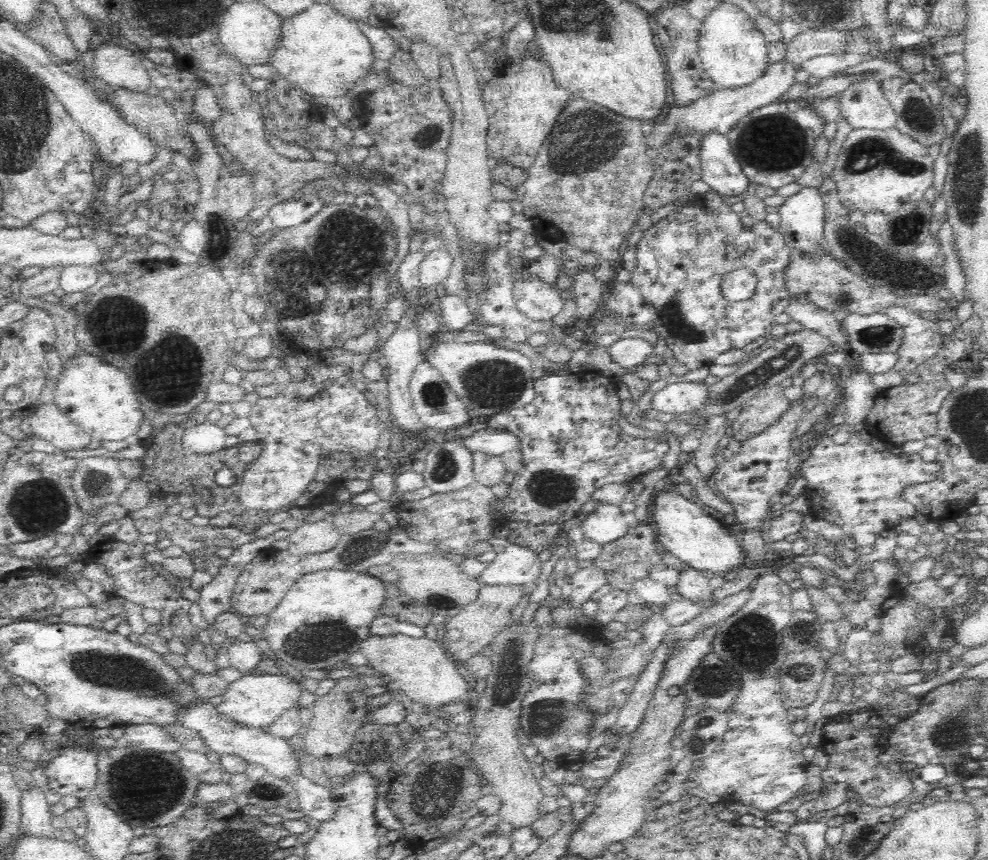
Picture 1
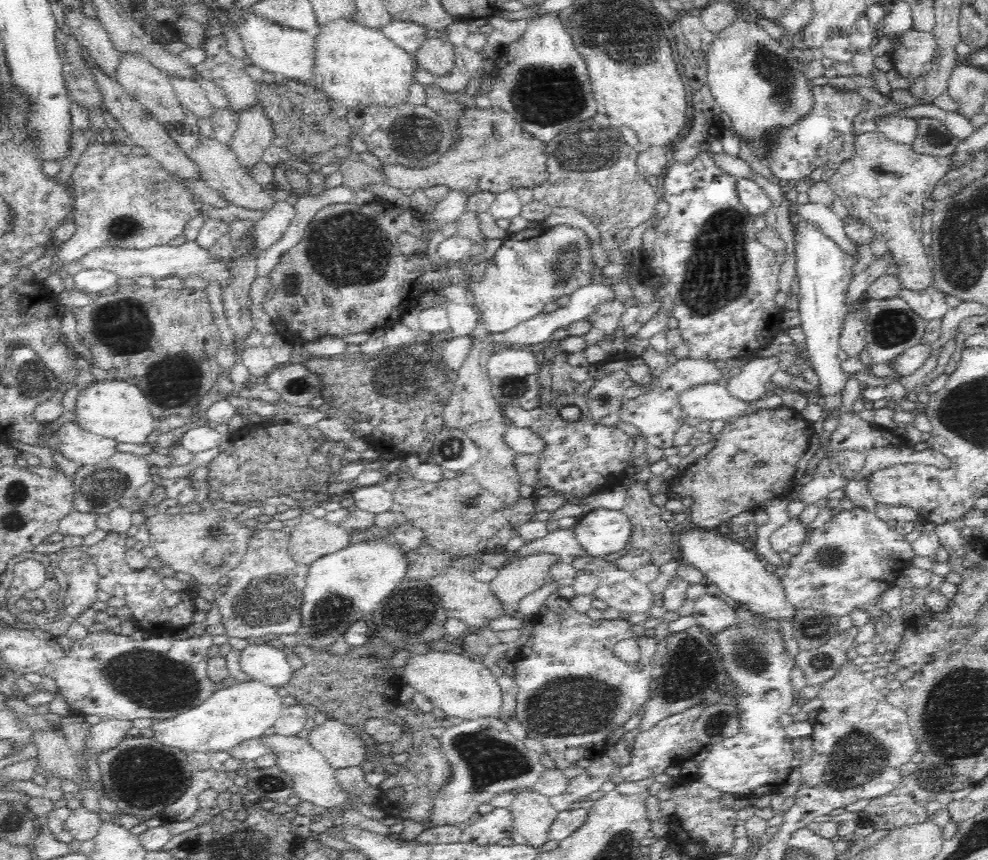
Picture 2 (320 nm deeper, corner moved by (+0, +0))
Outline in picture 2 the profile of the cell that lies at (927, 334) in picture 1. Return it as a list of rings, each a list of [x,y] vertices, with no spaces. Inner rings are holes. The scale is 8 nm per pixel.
[[[934,286],[918,294],[901,289],[898,297],[902,297],[926,324],[936,318],[942,318],[948,310],[946,294],[936,290]]]

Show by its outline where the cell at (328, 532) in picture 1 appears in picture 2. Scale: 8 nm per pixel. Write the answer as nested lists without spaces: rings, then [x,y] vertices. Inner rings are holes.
[[[307,509],[301,512],[300,520],[291,529],[289,537],[290,556],[296,562],[308,564],[308,567],[319,558],[340,552],[340,550],[344,550],[349,545],[349,530],[345,524],[334,524],[324,518],[314,517]]]

